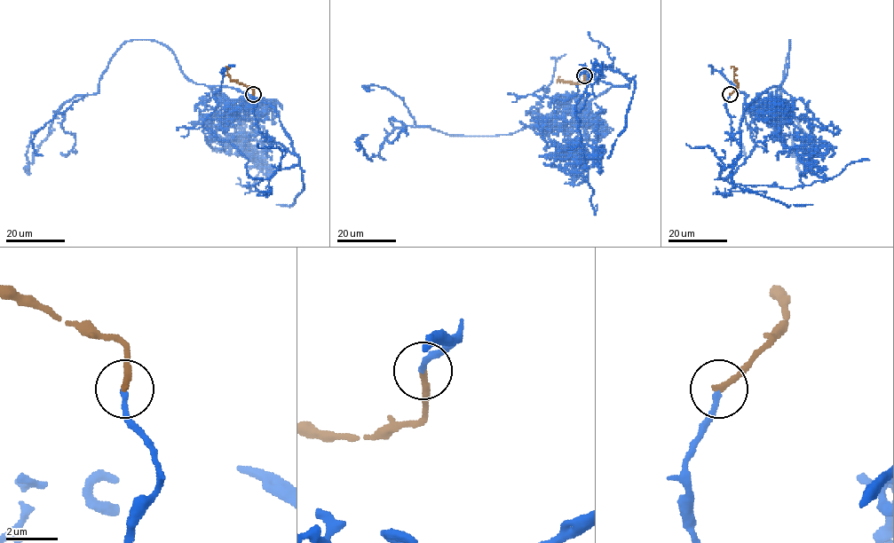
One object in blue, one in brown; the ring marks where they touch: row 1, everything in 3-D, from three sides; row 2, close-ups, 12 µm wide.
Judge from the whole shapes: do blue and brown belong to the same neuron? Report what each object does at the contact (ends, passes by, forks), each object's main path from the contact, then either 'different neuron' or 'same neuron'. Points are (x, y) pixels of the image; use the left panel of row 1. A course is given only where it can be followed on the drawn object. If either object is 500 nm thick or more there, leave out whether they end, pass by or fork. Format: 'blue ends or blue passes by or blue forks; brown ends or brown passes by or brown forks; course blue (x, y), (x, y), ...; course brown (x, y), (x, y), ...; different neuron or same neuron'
blue ends; brown ends; course blue (253, 94), (257, 128), (292, 153), (269, 105), (191, 82), (165, 46), (126, 41), (30, 163), (36, 132); course brown (253, 94), (252, 88), (231, 78), (227, 74), (229, 67); same neuron

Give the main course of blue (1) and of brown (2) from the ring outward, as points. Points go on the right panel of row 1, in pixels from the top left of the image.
1: (730, 94), (740, 153), (744, 110), (783, 82), (791, 40), (780, 96), (813, 145), (801, 163), (789, 132)
2: (730, 94), (737, 87), (733, 78), (734, 67), (731, 67)

